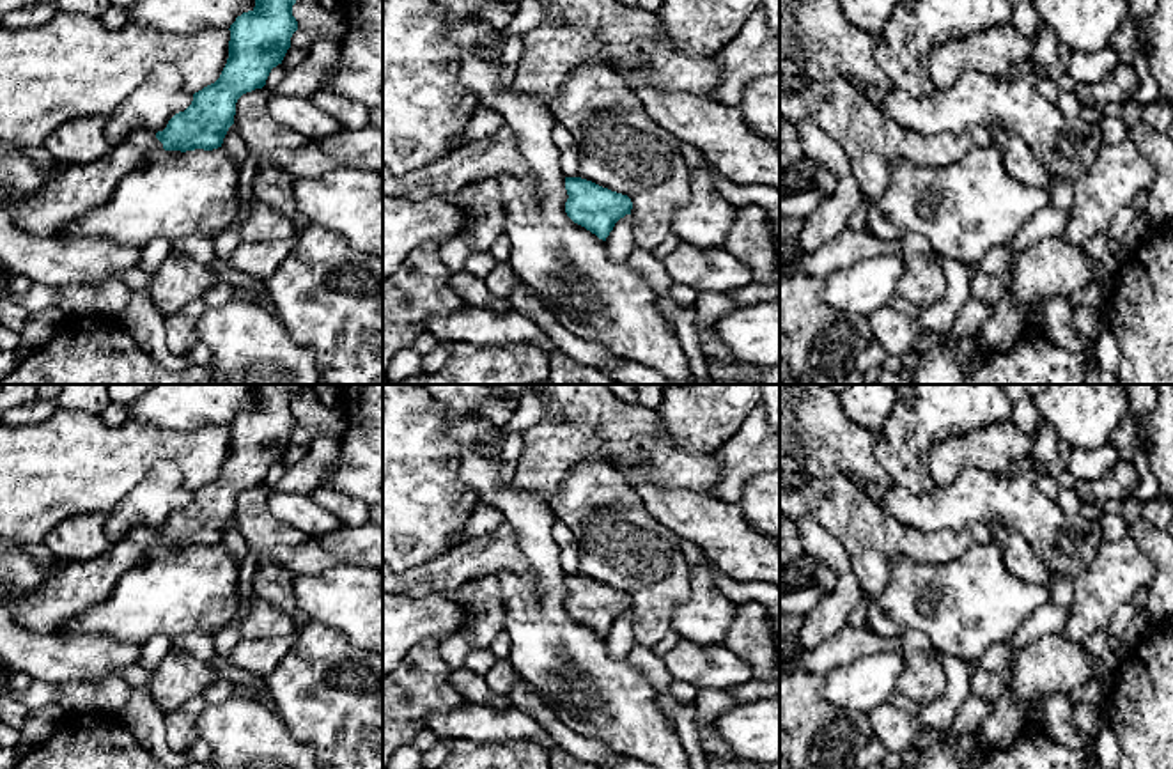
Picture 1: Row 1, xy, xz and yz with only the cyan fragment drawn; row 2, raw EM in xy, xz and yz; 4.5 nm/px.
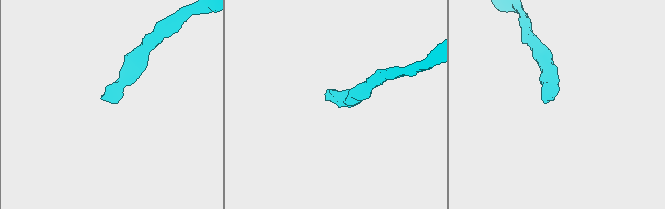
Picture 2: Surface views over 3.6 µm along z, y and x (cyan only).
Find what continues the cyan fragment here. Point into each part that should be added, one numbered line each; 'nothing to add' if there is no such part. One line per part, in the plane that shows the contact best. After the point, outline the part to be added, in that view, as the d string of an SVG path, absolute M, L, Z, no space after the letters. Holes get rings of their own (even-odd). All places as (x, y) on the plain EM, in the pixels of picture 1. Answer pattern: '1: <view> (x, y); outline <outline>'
1: xy (78, 585); outline M138 526L90 560L66 563L64 569L9 604L16 622L30 634L58 634L76 615L112 595L119 578L142 565L163 540L154 528Z

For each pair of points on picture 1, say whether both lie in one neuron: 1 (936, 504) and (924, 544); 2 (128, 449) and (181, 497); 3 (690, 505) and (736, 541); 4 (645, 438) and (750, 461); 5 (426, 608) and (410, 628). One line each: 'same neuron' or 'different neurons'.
1: different neurons
2: different neurons
3: same neuron
4: different neurons
5: same neuron

